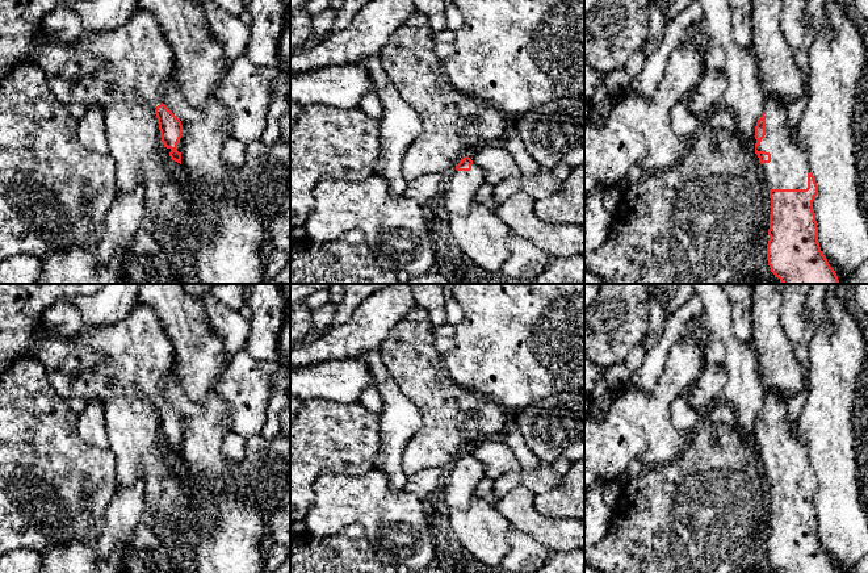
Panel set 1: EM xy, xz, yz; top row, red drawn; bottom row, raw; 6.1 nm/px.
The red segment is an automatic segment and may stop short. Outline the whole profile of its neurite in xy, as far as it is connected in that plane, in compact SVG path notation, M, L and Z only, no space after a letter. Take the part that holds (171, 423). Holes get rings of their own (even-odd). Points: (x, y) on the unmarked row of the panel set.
M0 284L0 381L9 363L16 357L34 357L46 368L49 381L58 394L68 398L83 398L85 402L105 402L122 397L131 388L138 388L156 409L162 436L172 455L181 459L183 419L181 415L162 397L163 377L175 367L175 348L163 329L154 306L135 302L130 313L119 322L109 326L91 327L76 339L63 339L54 330L41 327L43 313L54 304L91 296L104 284Z

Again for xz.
M465 451L456 460L456 465L445 474L445 489L441 505L445 510L465 510L475 497L475 489L485 477L483 465Z

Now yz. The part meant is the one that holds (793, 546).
M767 390L764 407L755 421L755 448L771 493L768 560L777 573L838 573L818 538L818 522L813 506L818 480L808 460L806 447L800 440L798 426L793 426L787 414L788 401L779 392Z

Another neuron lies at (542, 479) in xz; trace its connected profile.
M538 460L533 470L512 470L494 480L492 495L500 498L517 486L525 486L536 495L559 486L561 482L562 476L554 470L554 465Z

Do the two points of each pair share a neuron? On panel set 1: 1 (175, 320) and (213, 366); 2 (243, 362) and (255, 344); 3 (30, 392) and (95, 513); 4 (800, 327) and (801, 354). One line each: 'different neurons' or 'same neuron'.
1: same neuron
2: different neurons
3: same neuron
4: same neuron

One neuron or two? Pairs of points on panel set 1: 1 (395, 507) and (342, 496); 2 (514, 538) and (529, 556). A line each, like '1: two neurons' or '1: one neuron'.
1: one neuron
2: one neuron

